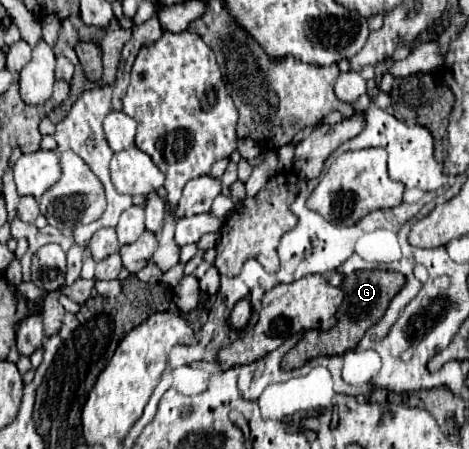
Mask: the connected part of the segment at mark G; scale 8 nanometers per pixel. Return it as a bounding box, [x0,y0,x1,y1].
[282,271,406,371]

